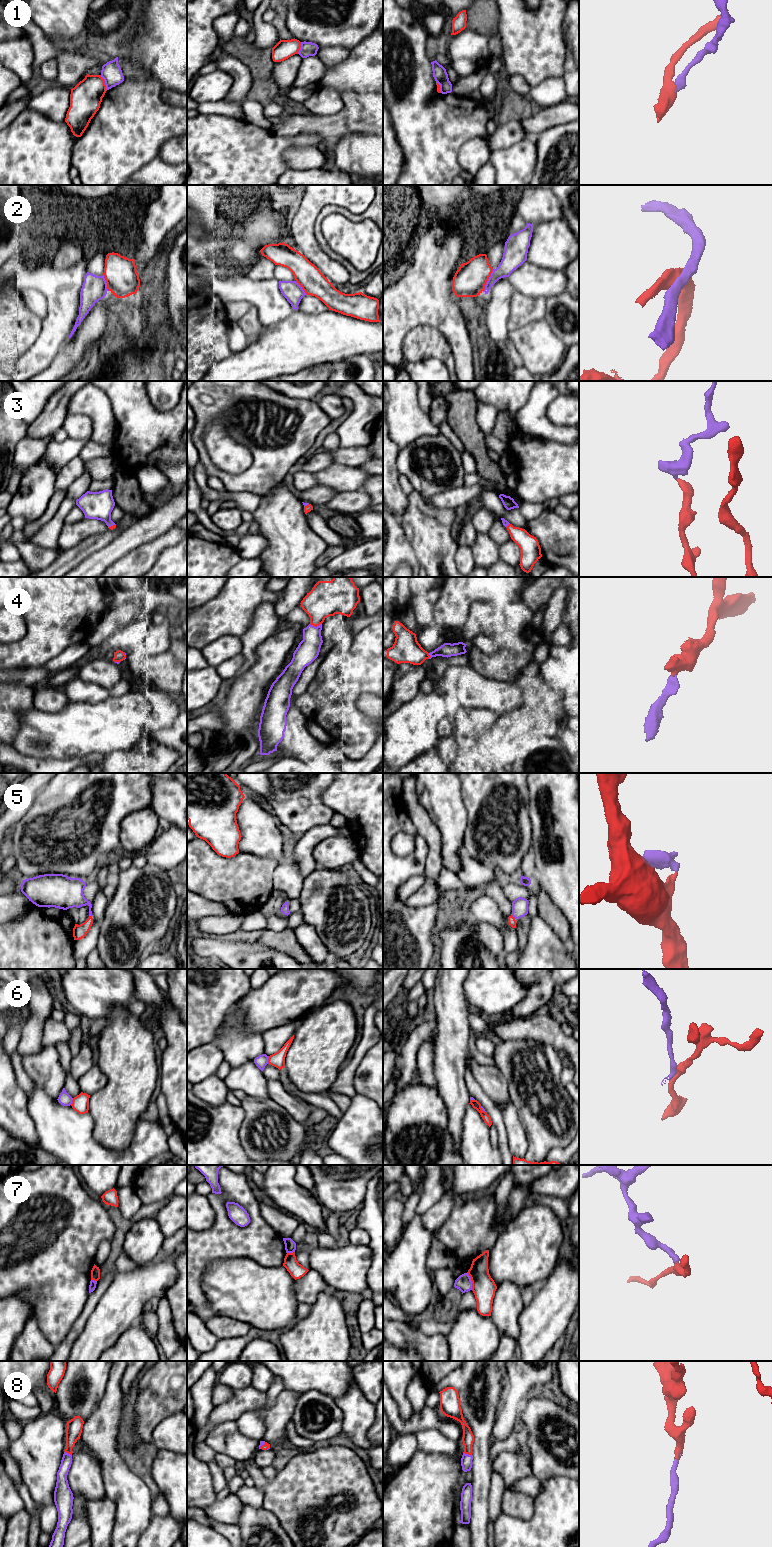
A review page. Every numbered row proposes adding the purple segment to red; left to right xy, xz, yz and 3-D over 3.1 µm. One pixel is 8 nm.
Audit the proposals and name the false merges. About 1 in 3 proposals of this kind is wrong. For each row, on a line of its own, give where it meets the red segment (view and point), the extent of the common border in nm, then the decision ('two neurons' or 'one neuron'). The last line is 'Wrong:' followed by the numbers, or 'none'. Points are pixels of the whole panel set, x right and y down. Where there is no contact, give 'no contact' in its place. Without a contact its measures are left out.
1: meets red in xy at (104, 83); contact 140 nm long; two neurons
2: meets red in yz at (487, 280); contact 200 nm long; one neuron
3: meets red in xy at (111, 526); contact 70 nm long; one neuron
4: meets red in xz at (315, 626); contact 100 nm long; one neuron
5: meets red in yz at (512, 916); contact 50 nm long; one neuron
6: meets red in xz at (268, 1060); contact 60 nm long; two neurons
7: meets red in yz at (471, 1280); contact 150 nm long; two neurons
8: meets red in yz at (467, 1453); contact 80 nm long; one neuron
Wrong: 1, 6, 7

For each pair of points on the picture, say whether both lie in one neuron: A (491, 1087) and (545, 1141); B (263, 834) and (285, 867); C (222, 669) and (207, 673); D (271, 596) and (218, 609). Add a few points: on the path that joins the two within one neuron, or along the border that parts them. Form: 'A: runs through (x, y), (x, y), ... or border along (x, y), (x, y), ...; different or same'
A: border along (504, 1077), (511, 1100); different
B: border along (286, 856), (279, 863); different
C: border along (215, 668), (216, 672), (223, 679); different
D: runs through (258, 596), (243, 596), (231, 608); same

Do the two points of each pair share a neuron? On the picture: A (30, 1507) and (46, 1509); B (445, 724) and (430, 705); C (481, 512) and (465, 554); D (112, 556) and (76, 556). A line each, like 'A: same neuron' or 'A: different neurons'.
A: different neurons
B: different neurons
C: same neuron
D: same neuron

